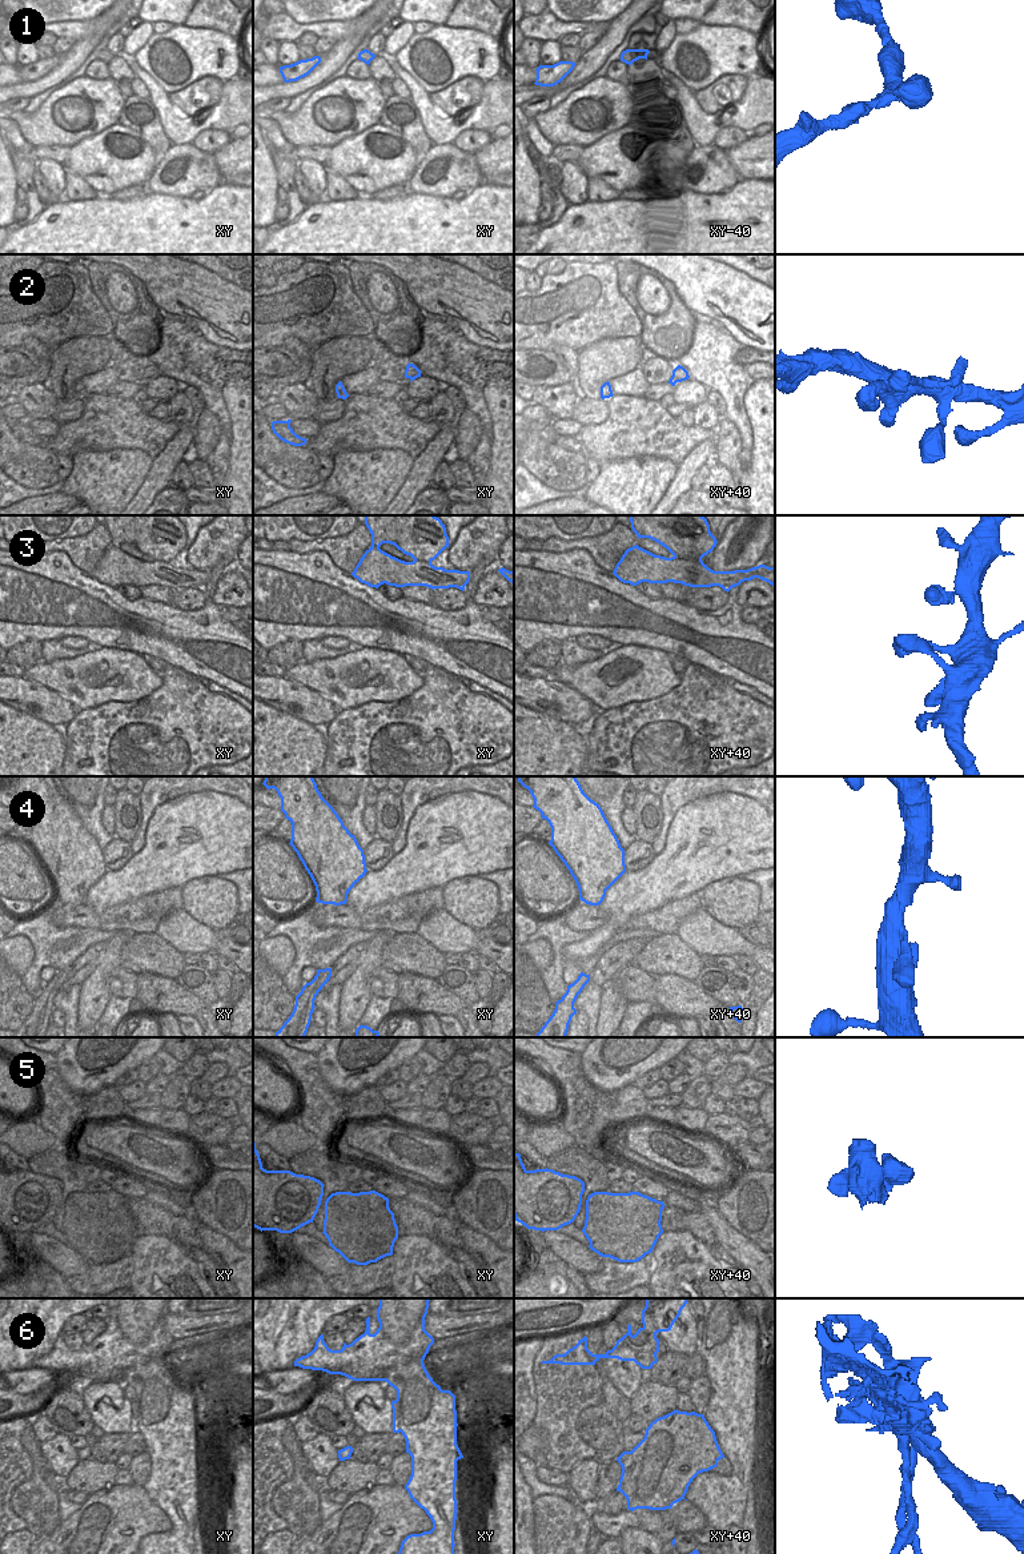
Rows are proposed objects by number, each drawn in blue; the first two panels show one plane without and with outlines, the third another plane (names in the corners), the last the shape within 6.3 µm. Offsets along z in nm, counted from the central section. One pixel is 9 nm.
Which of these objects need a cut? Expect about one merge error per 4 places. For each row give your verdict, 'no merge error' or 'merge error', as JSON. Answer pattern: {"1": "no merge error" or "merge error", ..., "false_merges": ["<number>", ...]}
{"1": "no merge error", "2": "no merge error", "3": "no merge error", "4": "no merge error", "5": "no merge error", "6": "merge error", "false_merges": ["6"]}

